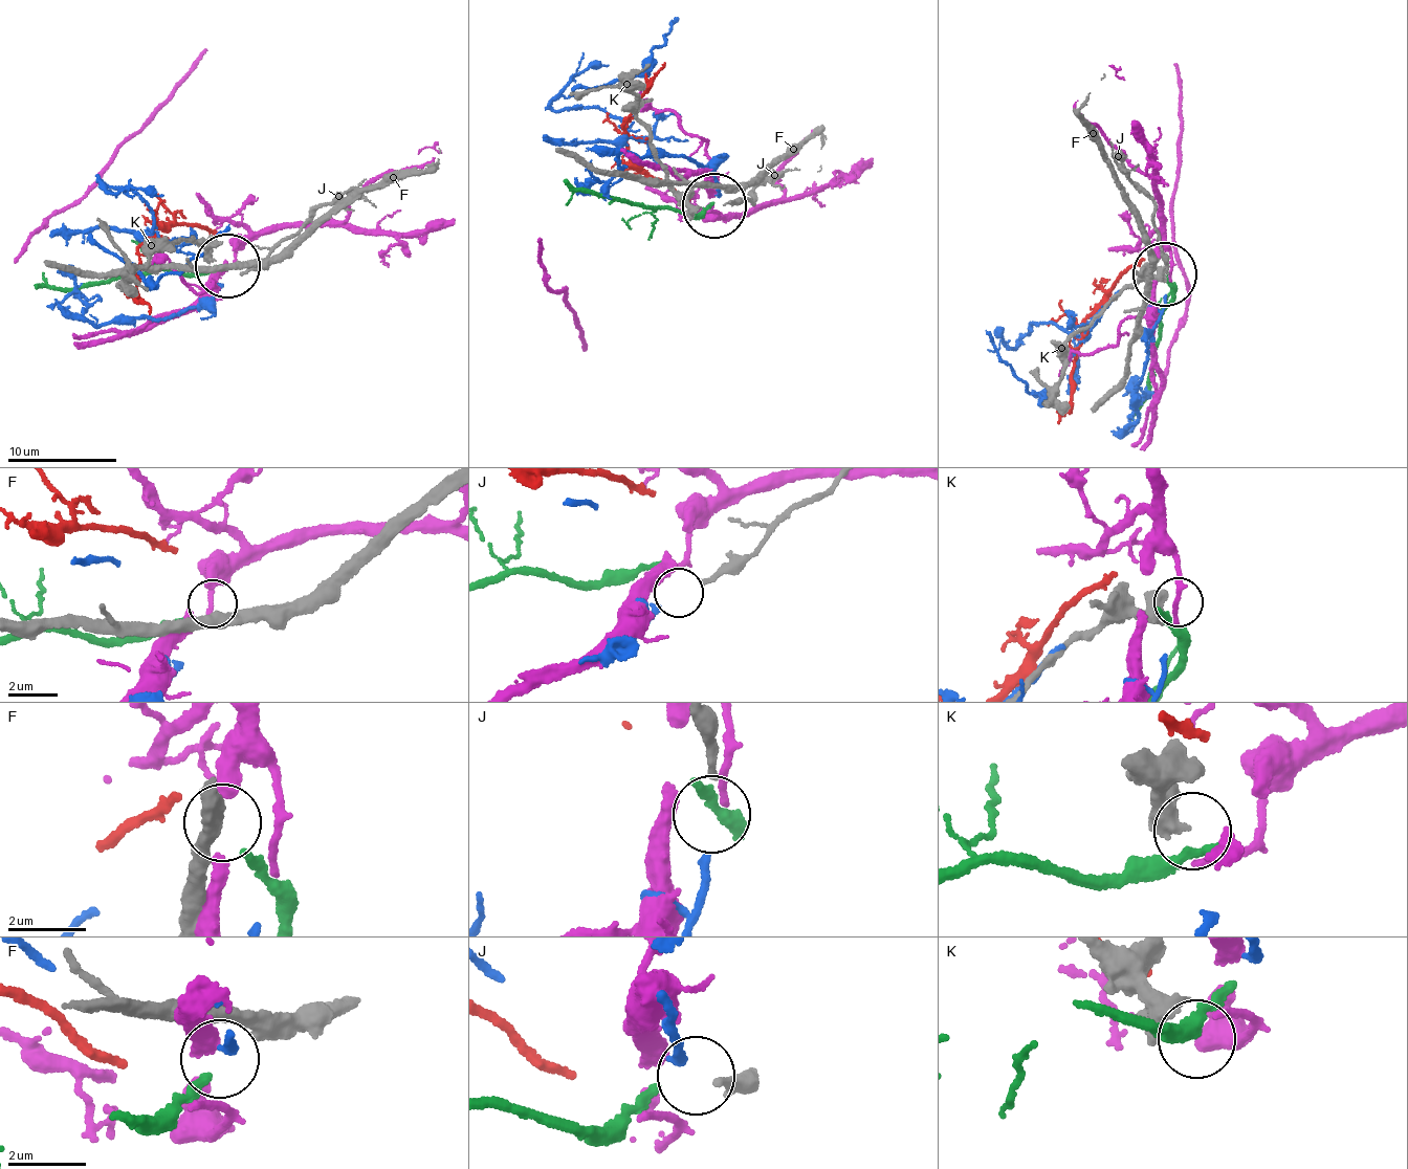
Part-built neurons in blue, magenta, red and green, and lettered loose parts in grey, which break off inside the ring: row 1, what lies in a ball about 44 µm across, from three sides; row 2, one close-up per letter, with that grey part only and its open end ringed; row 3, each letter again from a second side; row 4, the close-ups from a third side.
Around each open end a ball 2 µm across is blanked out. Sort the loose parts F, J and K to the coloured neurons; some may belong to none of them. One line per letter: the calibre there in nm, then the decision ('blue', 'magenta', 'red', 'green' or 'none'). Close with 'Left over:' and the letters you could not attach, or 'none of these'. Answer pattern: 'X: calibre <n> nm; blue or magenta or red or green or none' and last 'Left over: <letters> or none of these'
F: calibre 440 nm; green
J: calibre 200 nm; blue
K: calibre 650 nm; none
Left over: K

